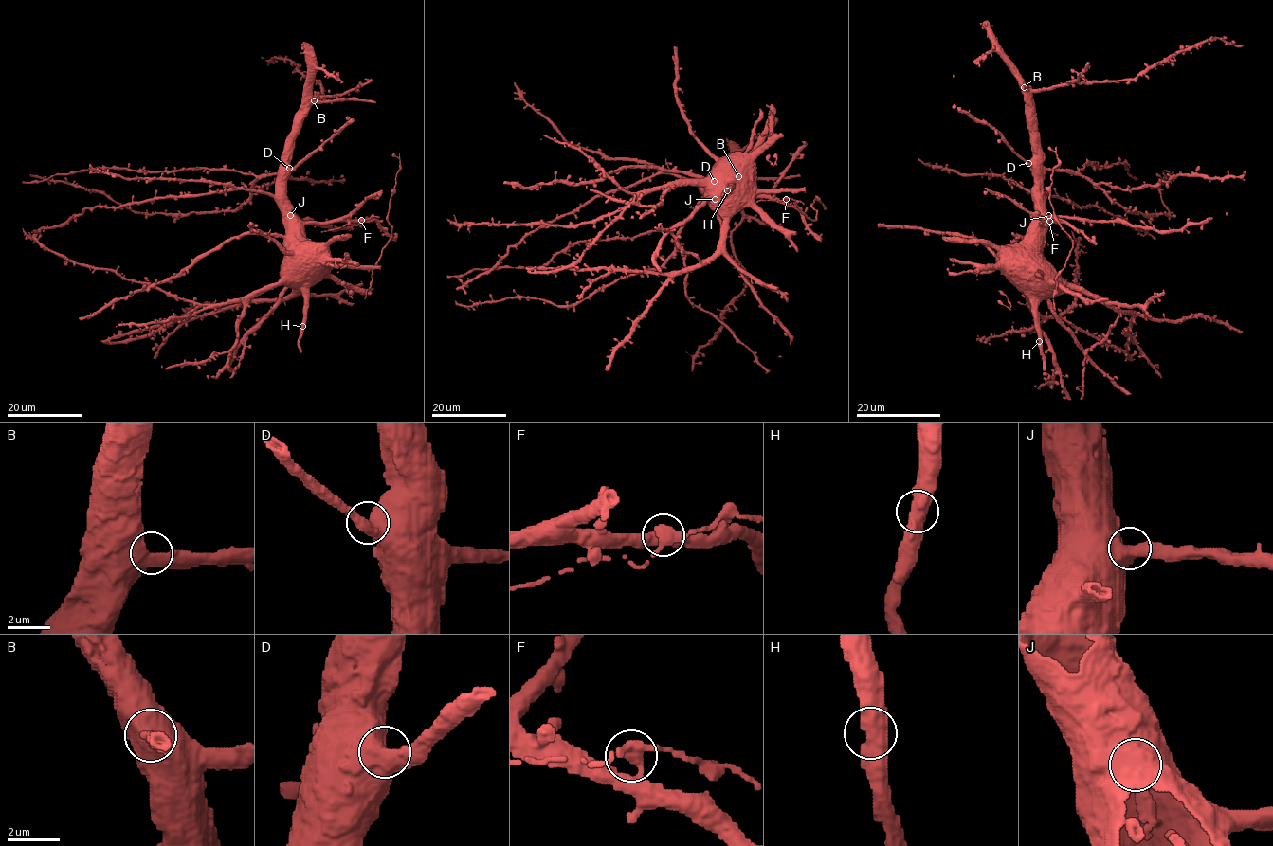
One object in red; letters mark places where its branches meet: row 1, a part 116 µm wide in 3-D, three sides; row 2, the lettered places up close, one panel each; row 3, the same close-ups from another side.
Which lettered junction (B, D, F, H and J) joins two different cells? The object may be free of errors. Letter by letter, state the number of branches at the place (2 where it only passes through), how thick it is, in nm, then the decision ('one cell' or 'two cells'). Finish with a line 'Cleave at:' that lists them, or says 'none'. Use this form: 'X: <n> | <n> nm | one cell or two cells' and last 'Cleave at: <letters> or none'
B: 2 | 500 nm | one cell
D: 2 | 480 nm | one cell
F: 2 | 500 nm | two cells
H: 2 | 500 nm | one cell
J: 2 | 500 nm | one cell
Cleave at: F

